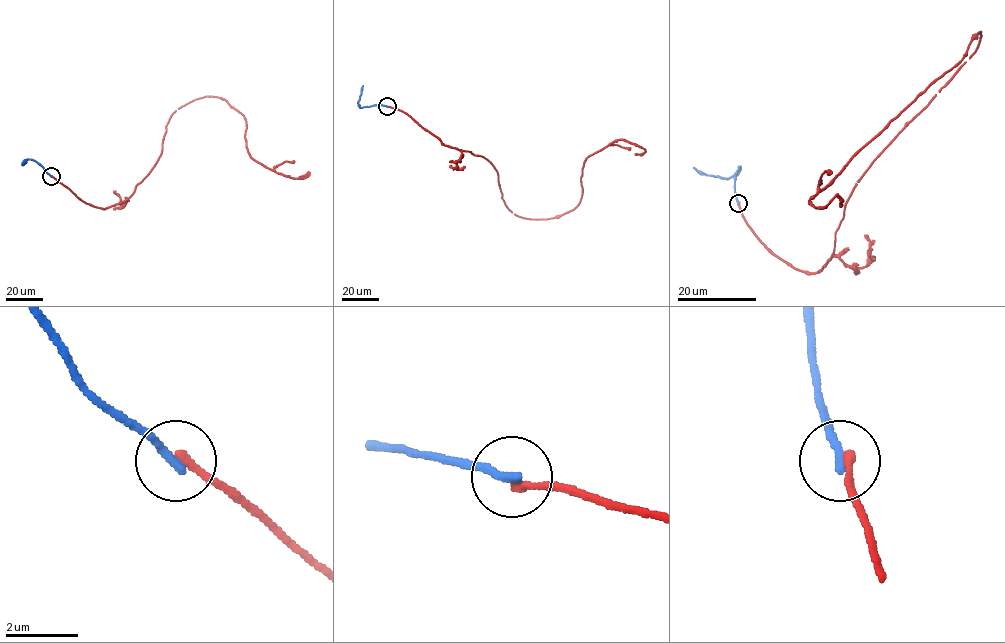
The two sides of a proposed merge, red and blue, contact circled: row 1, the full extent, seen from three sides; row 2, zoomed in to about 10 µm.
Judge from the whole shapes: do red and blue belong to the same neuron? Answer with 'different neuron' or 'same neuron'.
different neuron

